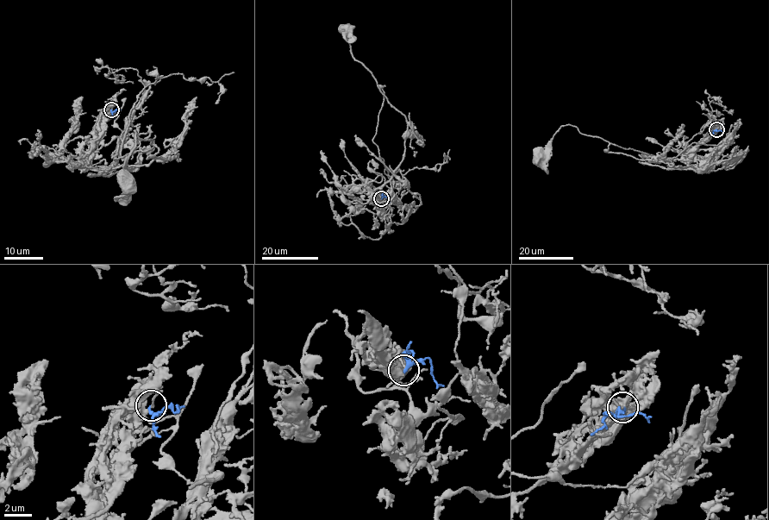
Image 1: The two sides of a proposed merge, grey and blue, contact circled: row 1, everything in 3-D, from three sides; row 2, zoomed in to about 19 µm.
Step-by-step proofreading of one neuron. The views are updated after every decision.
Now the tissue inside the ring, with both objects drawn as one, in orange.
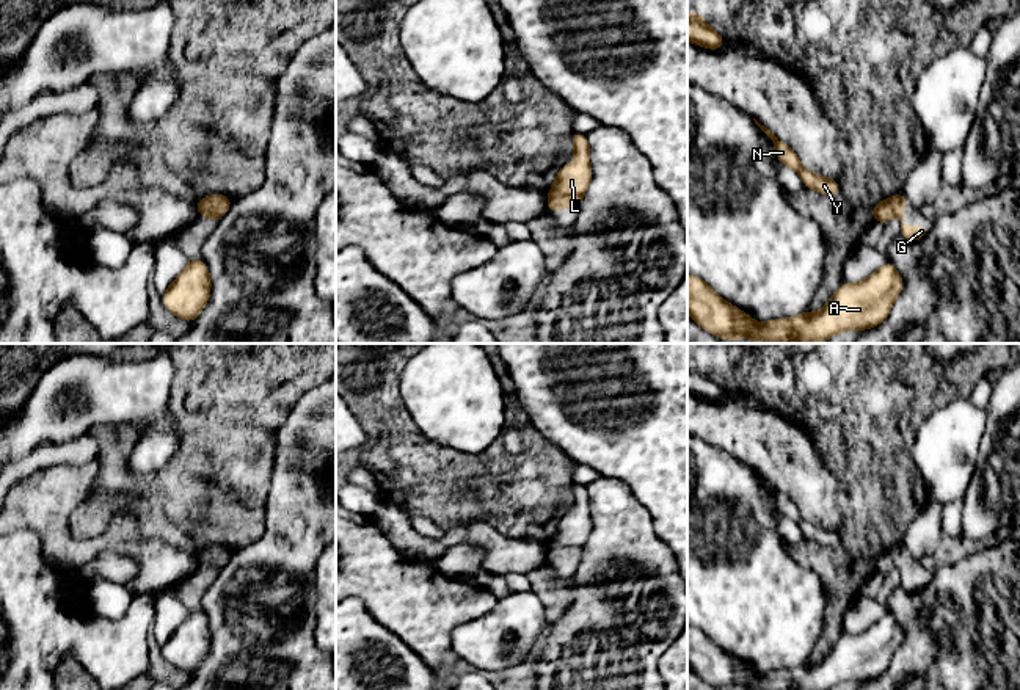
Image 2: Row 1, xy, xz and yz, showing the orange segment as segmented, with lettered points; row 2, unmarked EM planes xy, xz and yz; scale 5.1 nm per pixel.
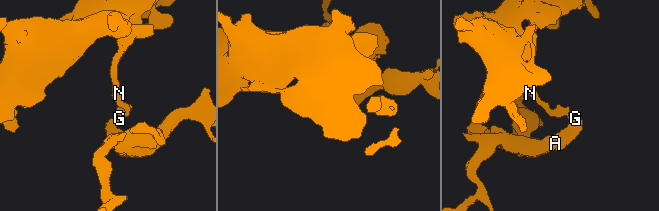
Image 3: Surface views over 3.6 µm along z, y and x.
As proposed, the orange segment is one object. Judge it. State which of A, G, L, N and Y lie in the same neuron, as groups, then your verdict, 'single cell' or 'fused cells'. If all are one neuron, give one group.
groups A G / L N Y; fused cells

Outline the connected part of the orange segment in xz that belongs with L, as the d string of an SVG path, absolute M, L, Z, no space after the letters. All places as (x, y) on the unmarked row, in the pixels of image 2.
M573 483L571 494L574 499L573 507L576 514L568 518L565 513L565 516L557 522L556 533L548 543L549 547L582 547L592 533L593 524L590 519L590 496L587 486Z

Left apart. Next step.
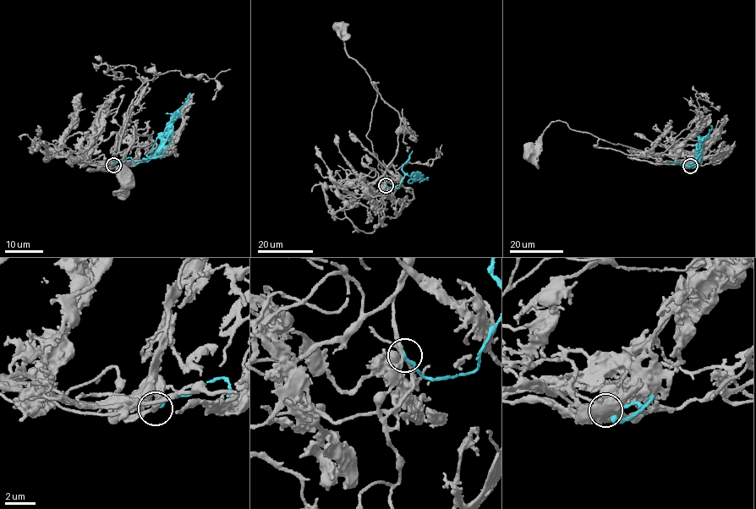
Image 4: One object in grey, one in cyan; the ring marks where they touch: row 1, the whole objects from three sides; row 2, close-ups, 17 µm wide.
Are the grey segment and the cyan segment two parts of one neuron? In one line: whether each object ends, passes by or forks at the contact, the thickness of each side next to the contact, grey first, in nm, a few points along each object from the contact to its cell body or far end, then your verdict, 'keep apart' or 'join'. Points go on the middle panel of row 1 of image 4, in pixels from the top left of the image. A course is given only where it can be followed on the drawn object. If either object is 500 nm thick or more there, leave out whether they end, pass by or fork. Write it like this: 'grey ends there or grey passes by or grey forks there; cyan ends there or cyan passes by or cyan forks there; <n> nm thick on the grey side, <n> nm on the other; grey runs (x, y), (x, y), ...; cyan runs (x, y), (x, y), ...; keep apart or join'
grey forks there; cyan ends there; 200 nm thick on the grey side, 240 nm on the other; grey runs (386, 185), (386, 167), (398, 145), (400, 117), (372, 82), (378, 82), (371, 82), (346, 51), (342, 27); cyan runs (386, 185), (390, 188), (397, 188), (405, 175), (412, 179), (420, 175), (427, 180), (428, 177); join

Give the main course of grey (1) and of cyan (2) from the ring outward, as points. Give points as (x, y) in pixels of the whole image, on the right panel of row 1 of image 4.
1: (690, 165), (596, 147), (599, 138), (573, 130), (561, 121), (551, 122), (528, 150)
2: (691, 166), (698, 163), (688, 166), (696, 163), (701, 140), (712, 128), (710, 126)

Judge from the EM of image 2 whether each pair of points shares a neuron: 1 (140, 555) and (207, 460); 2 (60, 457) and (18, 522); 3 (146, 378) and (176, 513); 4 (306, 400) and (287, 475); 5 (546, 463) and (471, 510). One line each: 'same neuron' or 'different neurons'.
1: different neurons
2: different neurons
3: different neurons
4: same neuron
5: same neuron

